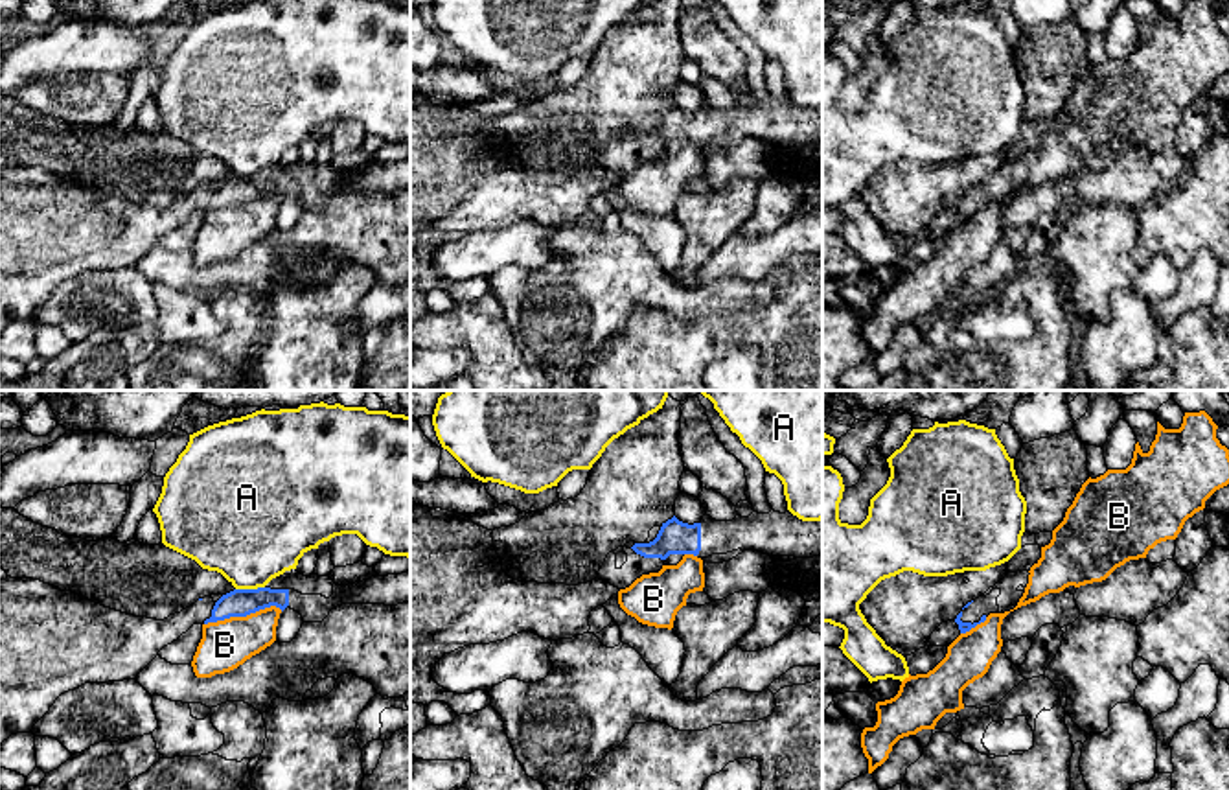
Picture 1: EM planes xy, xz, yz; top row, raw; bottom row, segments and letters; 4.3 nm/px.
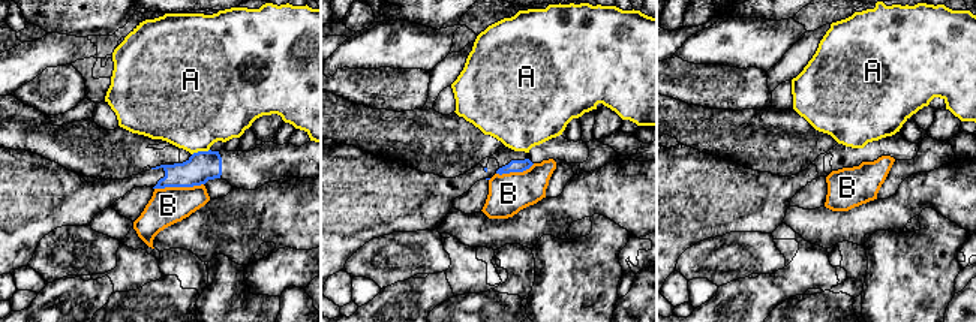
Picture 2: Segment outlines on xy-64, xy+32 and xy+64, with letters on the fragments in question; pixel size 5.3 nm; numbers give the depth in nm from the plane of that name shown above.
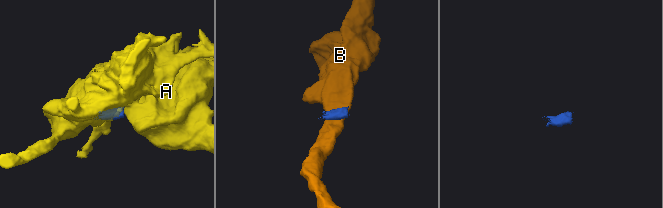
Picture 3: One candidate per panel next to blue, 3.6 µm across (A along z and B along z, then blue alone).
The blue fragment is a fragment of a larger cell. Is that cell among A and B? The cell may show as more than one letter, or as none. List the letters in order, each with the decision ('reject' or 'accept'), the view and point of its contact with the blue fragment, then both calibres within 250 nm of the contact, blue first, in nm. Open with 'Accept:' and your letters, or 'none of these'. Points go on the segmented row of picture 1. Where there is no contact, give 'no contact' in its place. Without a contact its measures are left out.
Accept: none of these
A: reject | xy (249, 590) | 130/440 nm
B: reject | xy (243, 615) | 130/220 nm

